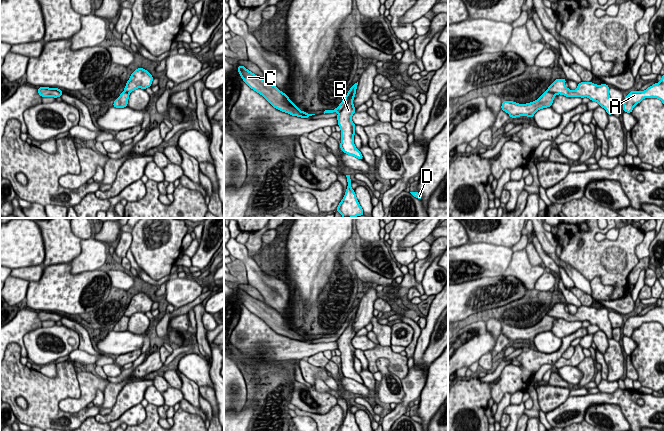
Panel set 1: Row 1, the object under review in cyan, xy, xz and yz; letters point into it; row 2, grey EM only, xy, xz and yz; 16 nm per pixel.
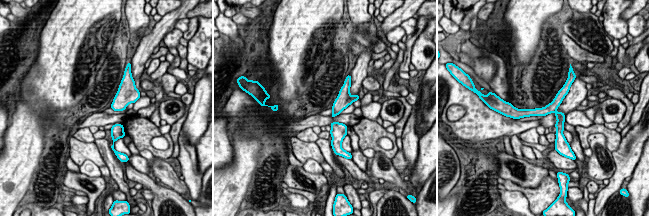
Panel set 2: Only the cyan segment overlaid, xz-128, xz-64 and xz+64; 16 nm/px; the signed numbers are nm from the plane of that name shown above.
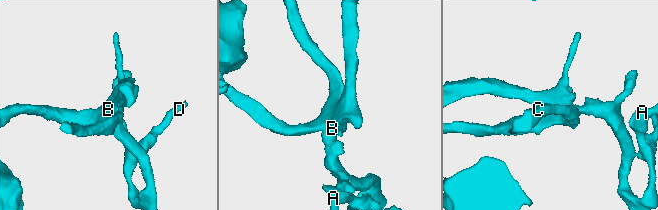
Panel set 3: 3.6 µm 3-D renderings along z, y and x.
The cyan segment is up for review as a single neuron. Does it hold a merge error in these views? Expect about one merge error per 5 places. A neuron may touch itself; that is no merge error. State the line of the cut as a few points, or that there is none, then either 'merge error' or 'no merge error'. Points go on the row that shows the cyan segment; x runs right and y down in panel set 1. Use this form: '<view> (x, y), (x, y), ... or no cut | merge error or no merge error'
no cut | no merge error

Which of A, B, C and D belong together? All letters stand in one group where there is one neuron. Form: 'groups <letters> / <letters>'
groups A B C D

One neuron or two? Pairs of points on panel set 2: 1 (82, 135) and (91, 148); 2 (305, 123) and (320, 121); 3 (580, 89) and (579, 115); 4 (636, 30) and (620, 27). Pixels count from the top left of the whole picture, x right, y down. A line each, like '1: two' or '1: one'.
1: two
2: one
3: two
4: two

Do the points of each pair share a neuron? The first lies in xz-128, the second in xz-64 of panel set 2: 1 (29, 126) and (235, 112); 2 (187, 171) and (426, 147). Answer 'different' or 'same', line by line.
1: different
2: different

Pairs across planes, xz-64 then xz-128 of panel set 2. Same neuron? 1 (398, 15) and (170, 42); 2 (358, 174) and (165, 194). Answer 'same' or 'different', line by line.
1: different
2: same

